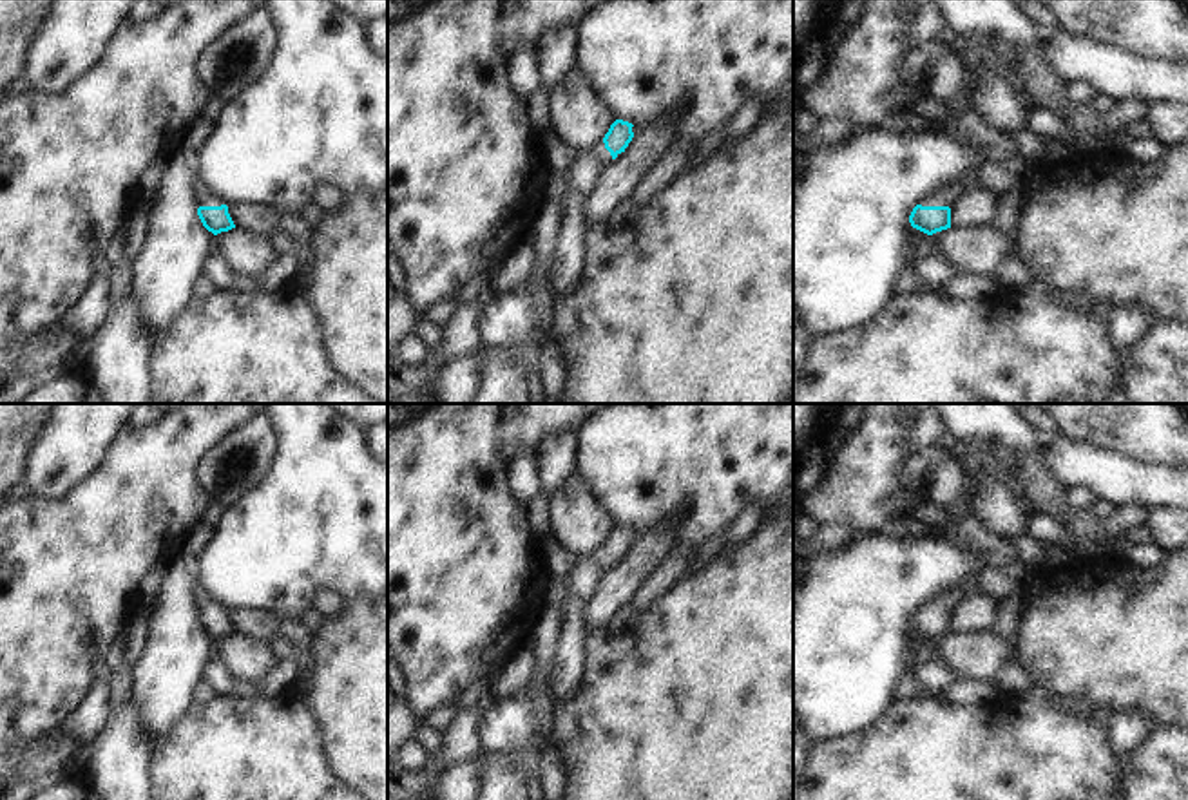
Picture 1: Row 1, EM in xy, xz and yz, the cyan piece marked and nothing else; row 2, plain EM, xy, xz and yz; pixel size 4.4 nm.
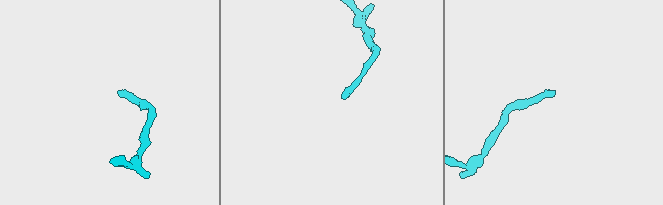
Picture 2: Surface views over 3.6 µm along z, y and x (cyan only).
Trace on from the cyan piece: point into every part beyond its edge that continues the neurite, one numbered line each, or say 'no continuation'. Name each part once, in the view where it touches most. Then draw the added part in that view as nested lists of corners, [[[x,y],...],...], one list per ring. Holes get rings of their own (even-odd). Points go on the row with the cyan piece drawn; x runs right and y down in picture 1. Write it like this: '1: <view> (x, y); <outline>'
1: yz (948, 196); [[[969,168],[958,181],[954,181],[947,188],[938,190],[934,195],[924,199],[920,205],[951,208],[965,190],[974,186],[974,172],[976,168]]]

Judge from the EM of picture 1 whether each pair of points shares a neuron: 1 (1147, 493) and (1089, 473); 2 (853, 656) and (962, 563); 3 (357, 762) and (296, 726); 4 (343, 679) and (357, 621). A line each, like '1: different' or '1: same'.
1: same
2: same
3: different
4: same

